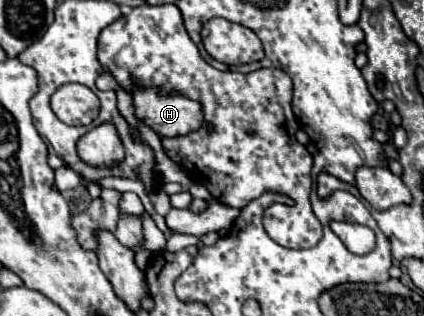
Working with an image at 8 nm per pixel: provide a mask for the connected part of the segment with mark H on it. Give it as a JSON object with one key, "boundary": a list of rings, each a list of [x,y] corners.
{"boundary":[[[161,86],[135,88],[135,90],[131,90],[131,98],[133,98],[133,108],[135,108],[137,124],[151,128],[159,138],[187,136],[187,134],[199,130],[205,124],[201,102],[191,100],[191,98],[187,98],[183,94],[173,94],[173,92],[165,94]]]}

